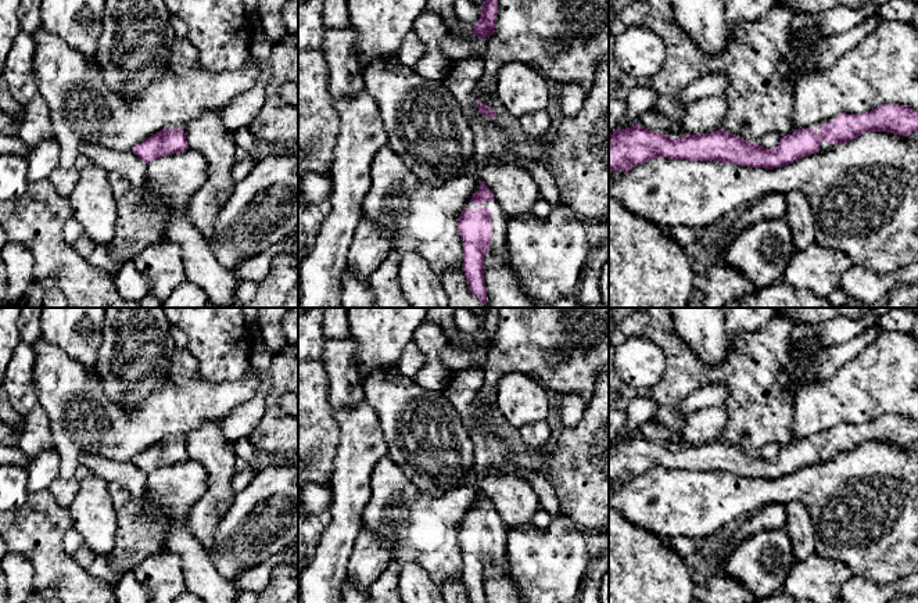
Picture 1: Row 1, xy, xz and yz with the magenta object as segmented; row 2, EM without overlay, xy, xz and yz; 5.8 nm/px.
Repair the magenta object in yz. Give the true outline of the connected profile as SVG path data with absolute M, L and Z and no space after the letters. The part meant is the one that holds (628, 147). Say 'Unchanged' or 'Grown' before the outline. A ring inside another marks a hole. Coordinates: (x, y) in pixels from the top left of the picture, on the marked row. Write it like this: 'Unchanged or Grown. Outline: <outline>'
Grown. Outline: M883 104L867 114L839 114L810 128L781 137L774 148L745 141L724 129L711 133L670 137L639 123L616 129L609 136L609 172L630 172L639 164L661 157L686 161L717 161L747 168L774 169L802 157L832 150L868 132L908 136L918 130L918 111L899 104Z

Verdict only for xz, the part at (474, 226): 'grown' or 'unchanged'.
grown

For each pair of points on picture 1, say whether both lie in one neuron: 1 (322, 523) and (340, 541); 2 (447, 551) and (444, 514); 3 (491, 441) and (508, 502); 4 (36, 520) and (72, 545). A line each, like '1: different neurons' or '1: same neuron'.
1: different neurons
2: same neuron
3: same neuron
4: different neurons

